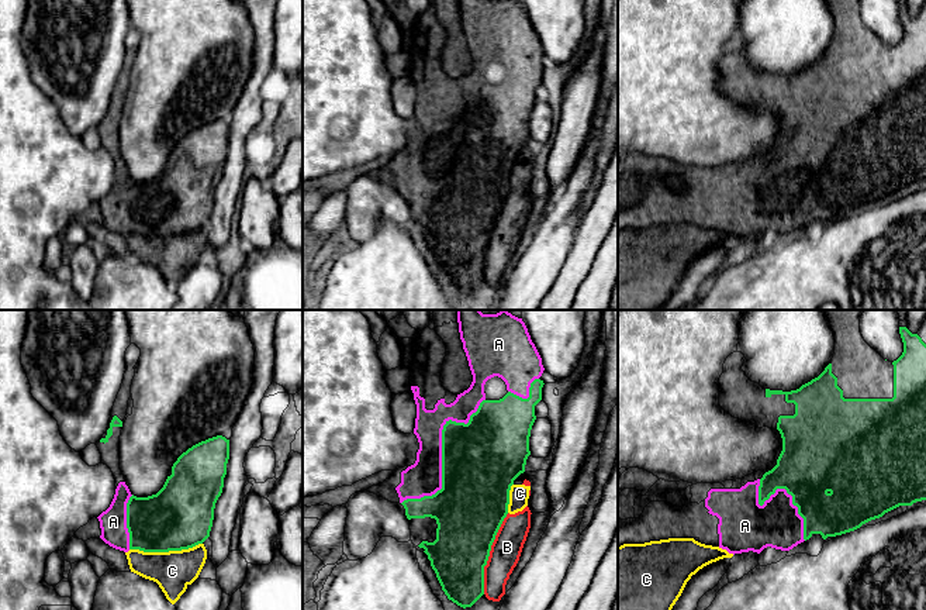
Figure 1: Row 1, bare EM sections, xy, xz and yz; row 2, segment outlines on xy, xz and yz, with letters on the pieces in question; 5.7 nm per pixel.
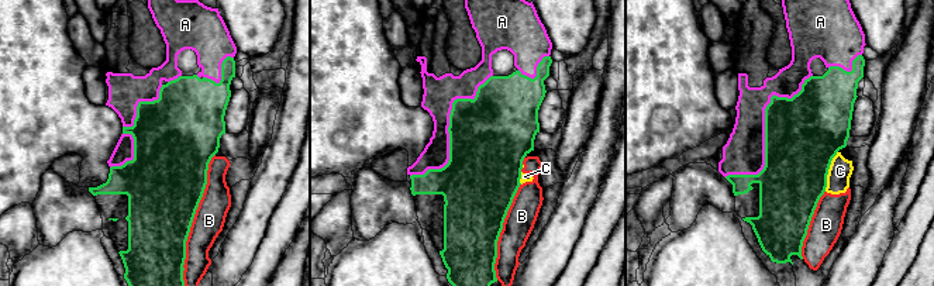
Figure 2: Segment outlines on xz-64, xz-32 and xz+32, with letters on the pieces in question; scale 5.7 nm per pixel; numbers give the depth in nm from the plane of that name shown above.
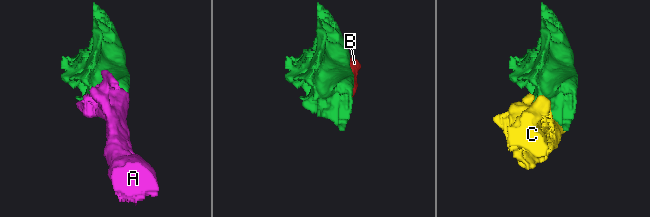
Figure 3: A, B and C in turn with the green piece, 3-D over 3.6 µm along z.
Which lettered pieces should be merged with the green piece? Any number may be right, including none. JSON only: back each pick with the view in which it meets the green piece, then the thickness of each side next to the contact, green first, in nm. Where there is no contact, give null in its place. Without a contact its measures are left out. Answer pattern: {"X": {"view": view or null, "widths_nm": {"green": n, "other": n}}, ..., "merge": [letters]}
{"A": {"view": "xz", "widths_nm": {"green": 440, "other": 200}}, "merge": ["A"]}

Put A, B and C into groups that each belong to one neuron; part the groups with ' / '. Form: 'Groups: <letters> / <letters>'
Groups: A / B C

